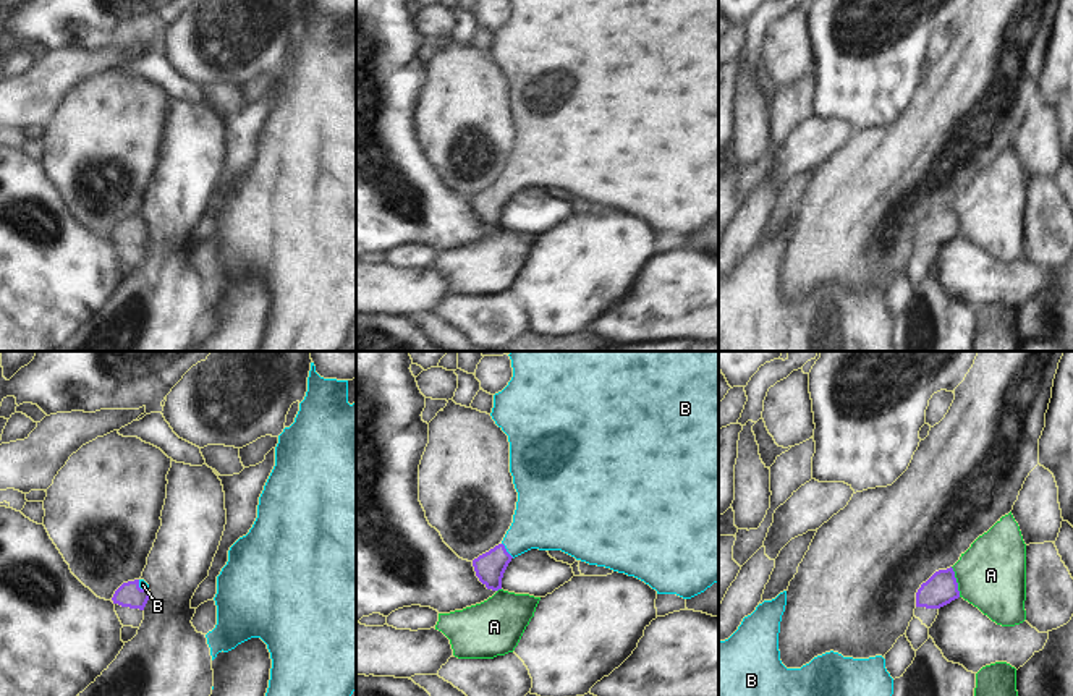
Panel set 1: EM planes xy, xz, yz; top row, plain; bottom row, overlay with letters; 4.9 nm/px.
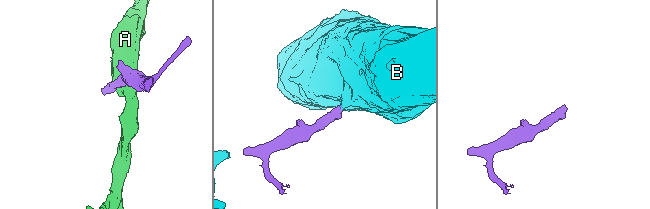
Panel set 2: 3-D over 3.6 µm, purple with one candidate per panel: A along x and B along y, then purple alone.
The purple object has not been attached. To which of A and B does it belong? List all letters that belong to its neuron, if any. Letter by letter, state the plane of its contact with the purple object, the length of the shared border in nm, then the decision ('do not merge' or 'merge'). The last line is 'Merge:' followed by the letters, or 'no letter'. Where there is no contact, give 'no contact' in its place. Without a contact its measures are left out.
A: yz | 160 nm | do not merge
B: xz | 100 nm | merge
Merge: B

